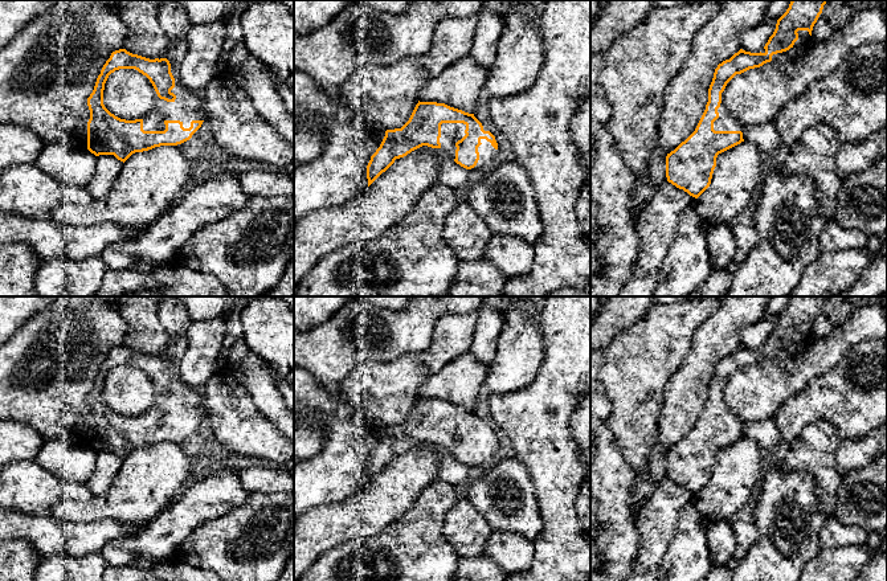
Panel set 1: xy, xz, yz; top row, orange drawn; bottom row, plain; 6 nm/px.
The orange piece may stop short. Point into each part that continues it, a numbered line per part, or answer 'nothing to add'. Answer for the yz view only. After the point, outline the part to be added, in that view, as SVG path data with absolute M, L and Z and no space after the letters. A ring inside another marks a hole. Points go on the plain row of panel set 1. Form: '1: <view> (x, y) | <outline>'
1: yz (726, 418) | M724 388L722 389L722 400L718 405L719 414L714 418L714 426L715 427L744 427L744 422L736 417L731 409L727 406L724 398L723 398Z

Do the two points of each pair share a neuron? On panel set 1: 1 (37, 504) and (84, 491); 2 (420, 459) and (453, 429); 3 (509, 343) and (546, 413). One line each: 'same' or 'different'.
1: same
2: different
3: different

